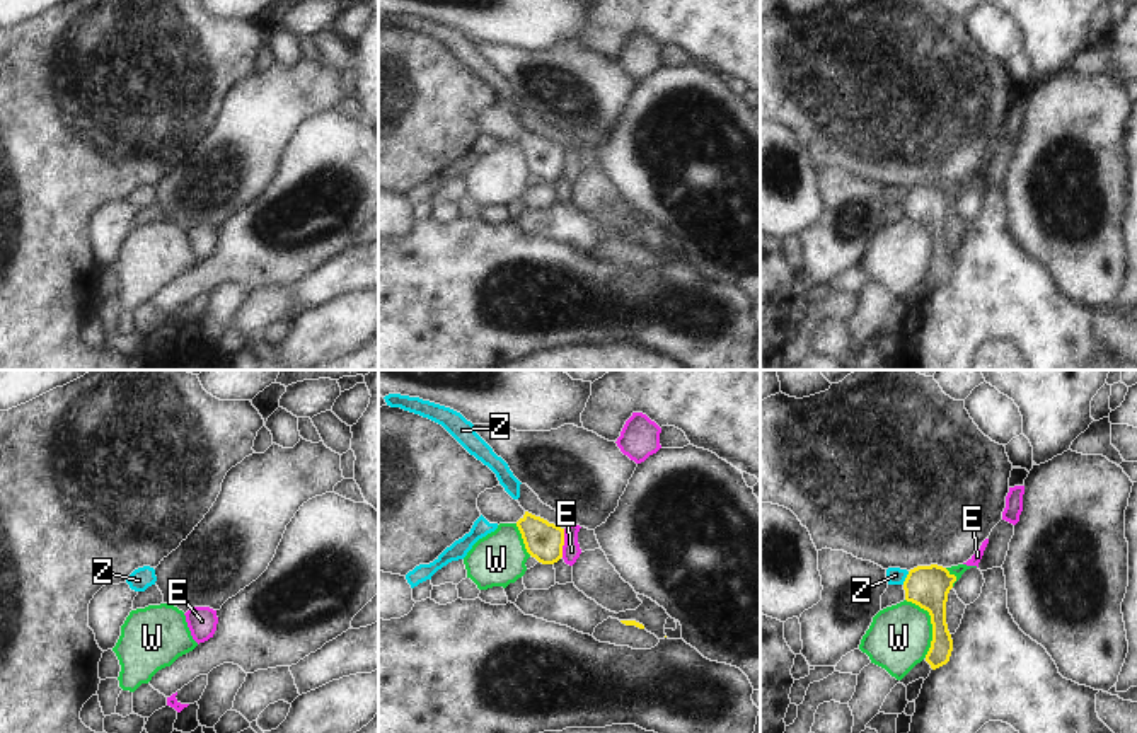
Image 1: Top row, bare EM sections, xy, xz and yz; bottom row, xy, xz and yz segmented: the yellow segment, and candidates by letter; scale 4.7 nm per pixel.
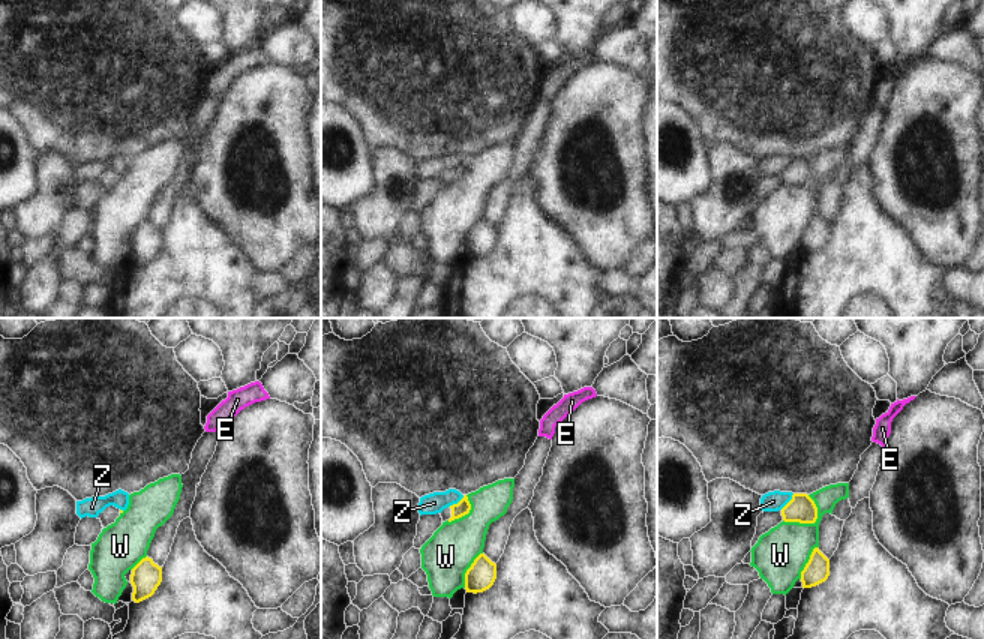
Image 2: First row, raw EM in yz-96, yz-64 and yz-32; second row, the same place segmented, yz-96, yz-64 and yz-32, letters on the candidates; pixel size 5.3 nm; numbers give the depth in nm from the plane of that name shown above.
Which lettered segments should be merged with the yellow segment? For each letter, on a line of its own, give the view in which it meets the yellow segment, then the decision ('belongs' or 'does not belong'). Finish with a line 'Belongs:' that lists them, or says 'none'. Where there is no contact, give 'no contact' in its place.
E: xz | does not belong
W: yz | does not belong
Z: yz | does not belong
Belongs: none

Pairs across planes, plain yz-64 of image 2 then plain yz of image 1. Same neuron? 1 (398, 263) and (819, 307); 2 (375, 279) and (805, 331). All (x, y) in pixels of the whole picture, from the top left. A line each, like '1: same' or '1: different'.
1: same
2: different

